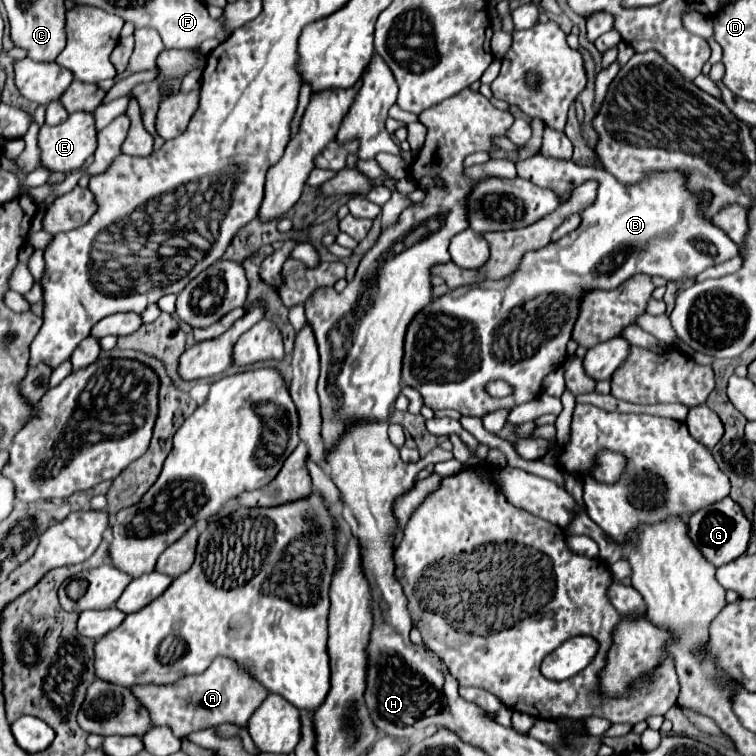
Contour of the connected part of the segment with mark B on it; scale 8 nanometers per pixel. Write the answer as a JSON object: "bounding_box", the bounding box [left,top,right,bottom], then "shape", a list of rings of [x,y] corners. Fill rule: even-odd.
{"bounding_box":[402,155,739,417],"shape":[[[542,155],[516,163],[516,169],[520,177],[530,177],[530,181],[538,187],[560,193],[562,201],[568,201],[576,185],[582,185],[582,181],[598,181],[596,201],[590,209],[582,209],[582,223],[576,231],[538,251],[528,251],[518,269],[508,277],[452,289],[446,295],[432,299],[432,303],[428,303],[428,307],[412,319],[404,341],[402,381],[404,385],[416,389],[422,395],[424,405],[432,411],[456,409],[462,415],[484,417],[492,411],[512,409],[520,403],[536,399],[542,393],[544,377],[556,363],[560,365],[566,361],[566,345],[572,339],[572,329],[580,313],[580,301],[586,293],[596,289],[616,289],[622,281],[636,273],[646,273],[650,277],[660,275],[666,281],[678,281],[682,277],[694,279],[710,265],[724,263],[739,254],[739,246],[722,229],[702,217],[700,201],[684,187],[684,177],[680,173],[652,173],[640,185],[622,185],[604,169],[578,167],[572,161],[554,161]],[[492,381],[506,381],[512,387],[512,395],[504,399],[480,395],[480,389]]]}

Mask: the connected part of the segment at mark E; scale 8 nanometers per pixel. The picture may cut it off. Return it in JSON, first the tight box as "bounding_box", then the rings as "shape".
{"bounding_box":[38,113,96,173],"shape":[[[72,113],[64,123],[56,127],[42,127],[38,133],[38,149],[40,149],[40,163],[50,171],[70,173],[84,165],[84,161],[96,149],[96,129],[92,113]]]}

